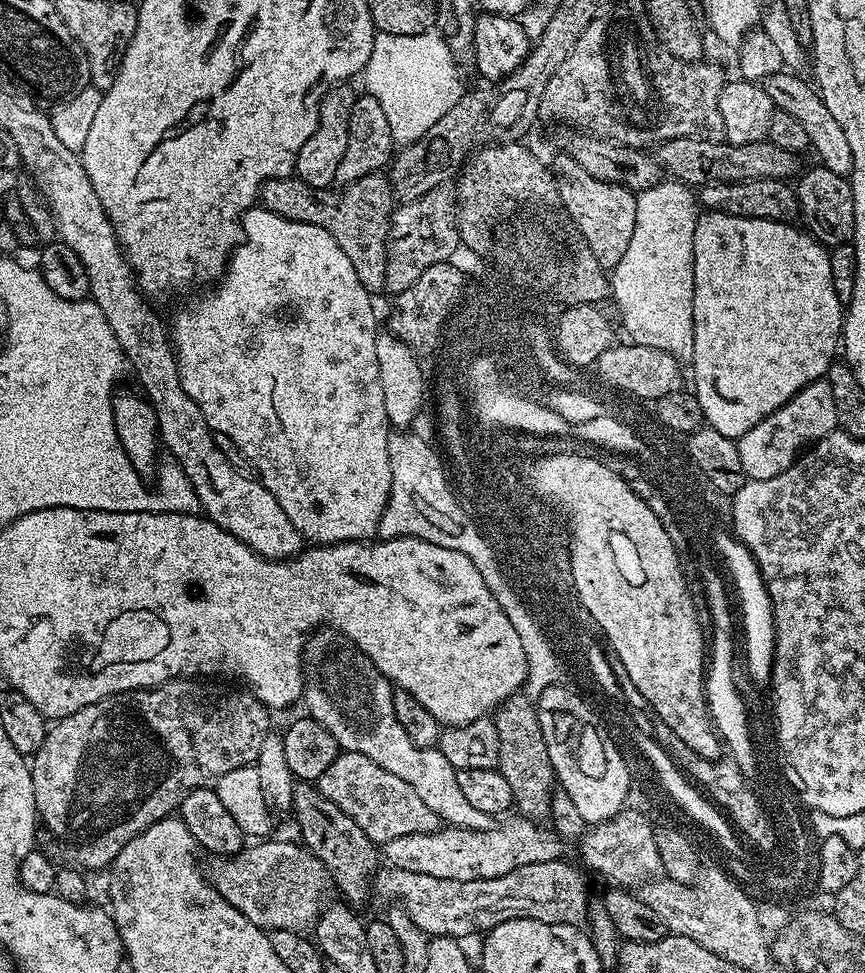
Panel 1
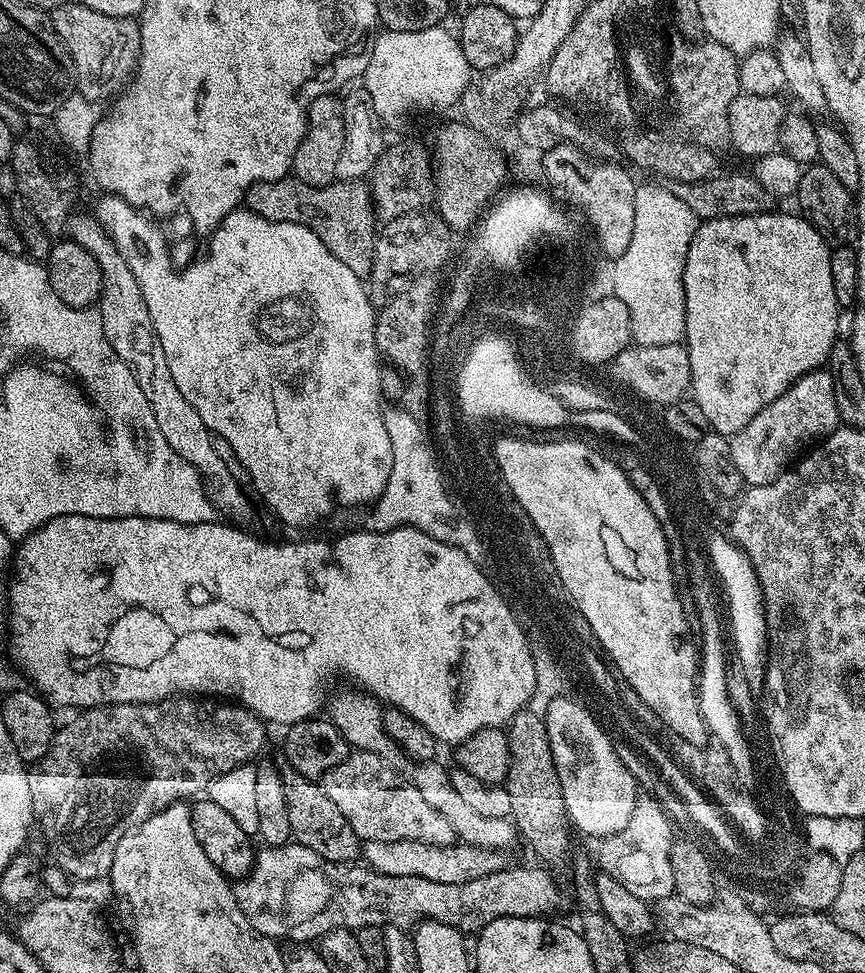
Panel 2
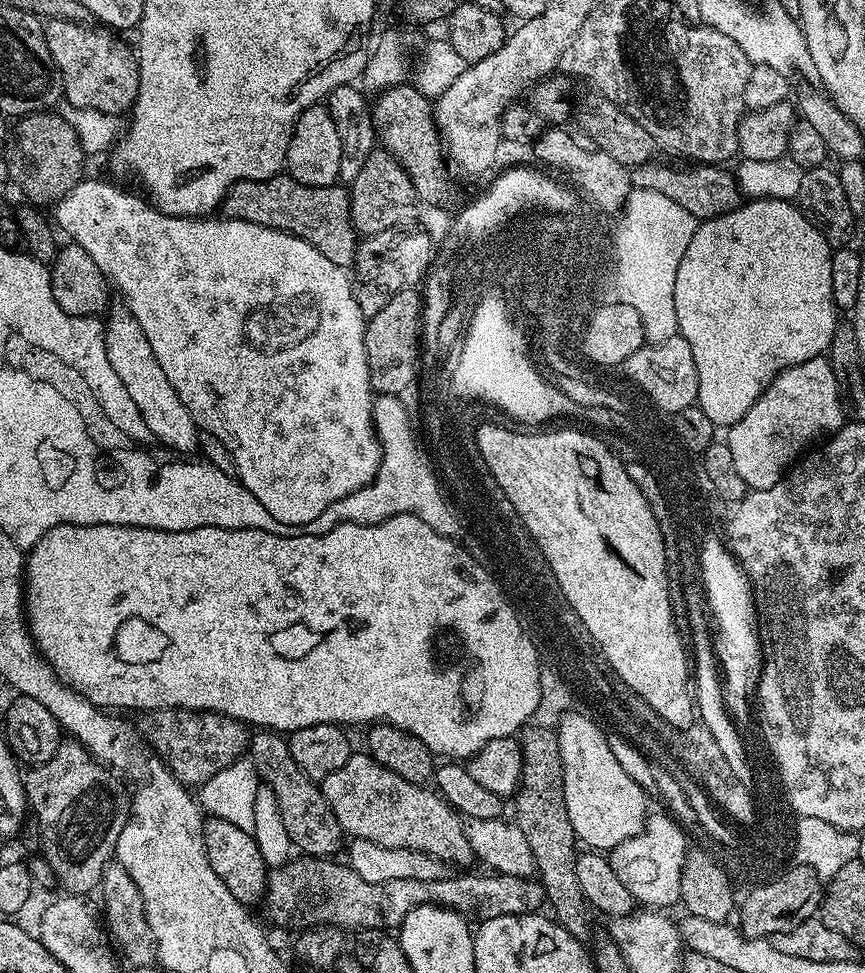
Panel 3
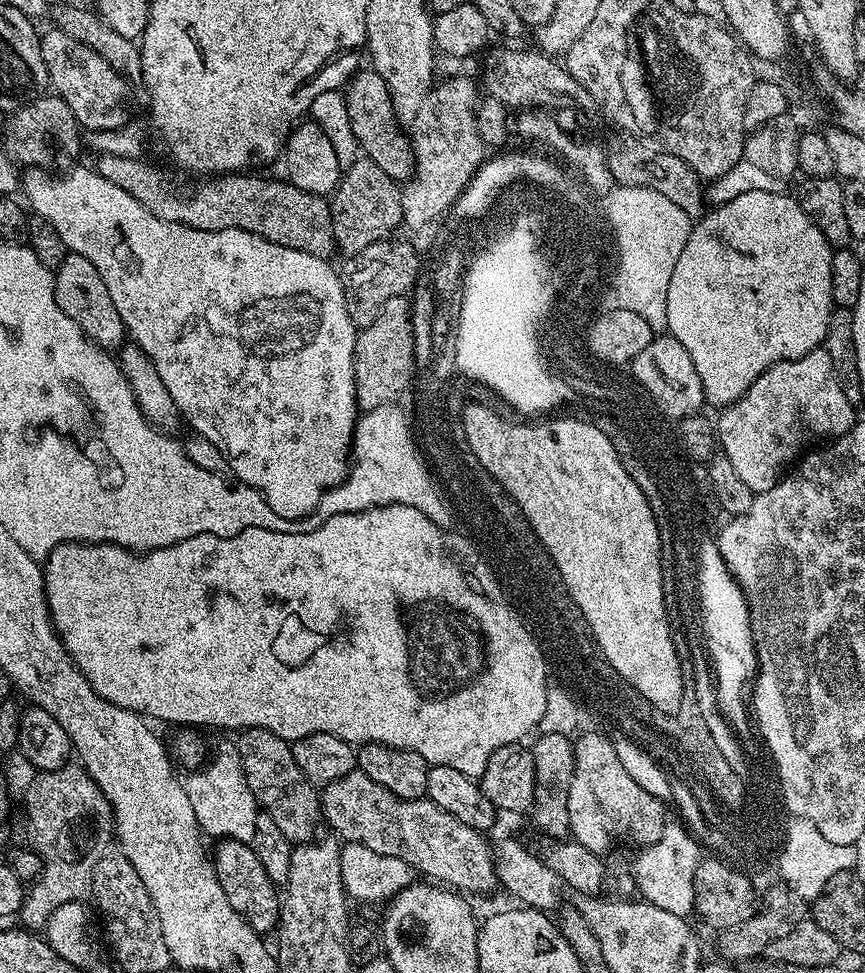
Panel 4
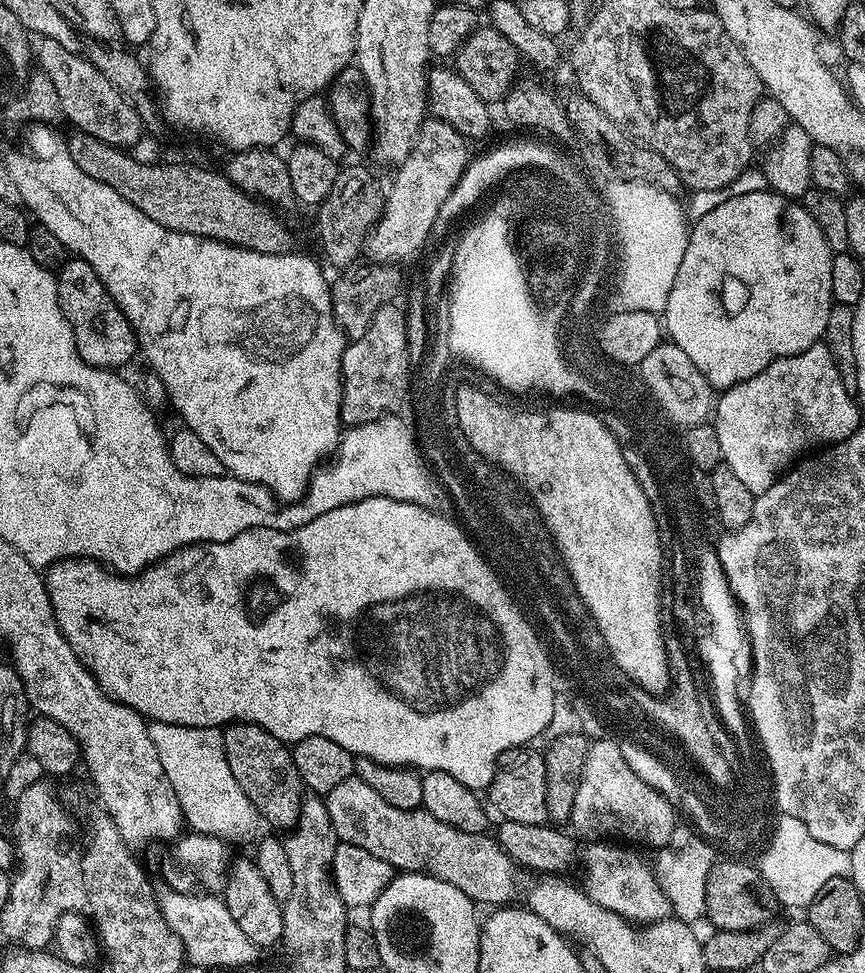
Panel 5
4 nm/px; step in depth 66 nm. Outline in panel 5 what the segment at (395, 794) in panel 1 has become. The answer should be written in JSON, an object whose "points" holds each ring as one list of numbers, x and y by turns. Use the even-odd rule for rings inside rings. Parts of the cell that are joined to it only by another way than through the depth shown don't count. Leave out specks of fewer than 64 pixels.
{"points":[[355,774,346,778,346,782,334,786,334,790,327,792,324,805,330,814,330,822,334,822,337,841,350,846,362,846,362,850,370,850,374,858,390,862,392,869,404,874,421,872,424,875,421,877,431,878,433,881,441,880,444,883,441,885,466,894,480,906,508,906,515,901,512,899,516,896,517,869,510,857,501,850,500,843,491,835,484,832,463,832,454,826,446,826,446,822,438,822,434,814,423,810,398,810,398,806,390,806,390,802,386,802,386,798,382,798,382,794,374,790,374,786,366,786,366,782,362,782,362,778]]}

